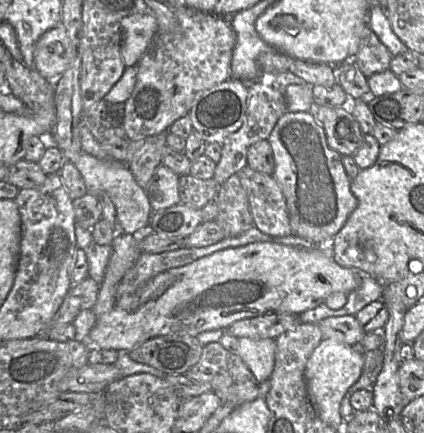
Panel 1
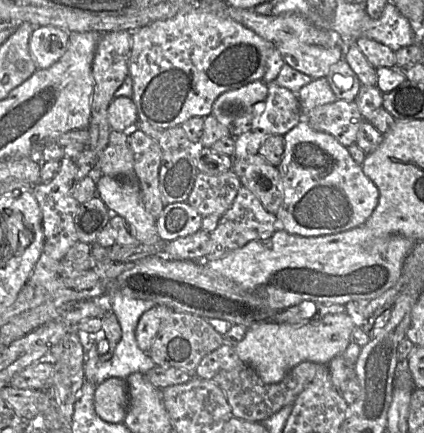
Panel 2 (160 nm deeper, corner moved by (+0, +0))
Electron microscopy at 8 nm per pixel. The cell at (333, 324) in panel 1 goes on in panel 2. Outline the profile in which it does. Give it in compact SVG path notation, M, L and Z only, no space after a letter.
M347 313L330 314L321 320L295 326L273 321L247 329L244 338L234 347L238 357L251 366L266 384L280 382L297 364L312 361L327 365L331 359L343 355L351 342L351 333L356 319Z

